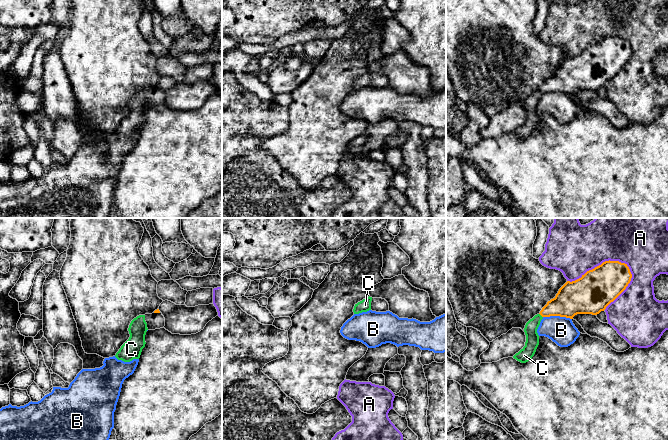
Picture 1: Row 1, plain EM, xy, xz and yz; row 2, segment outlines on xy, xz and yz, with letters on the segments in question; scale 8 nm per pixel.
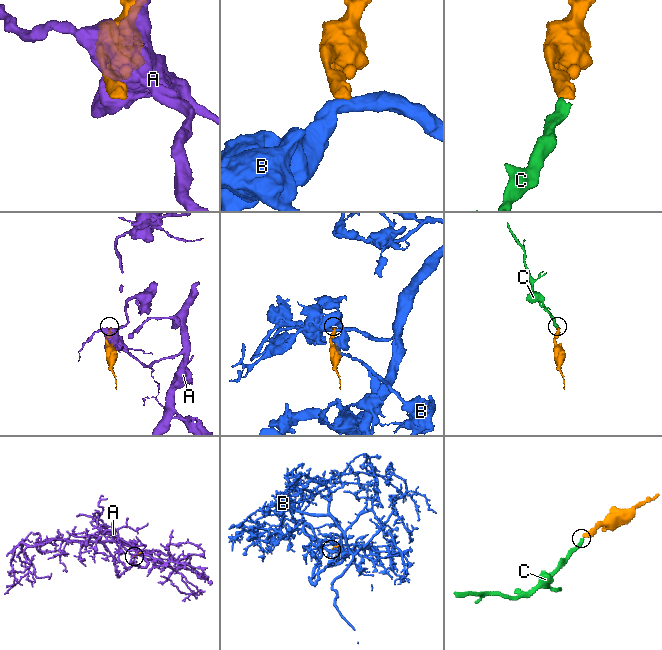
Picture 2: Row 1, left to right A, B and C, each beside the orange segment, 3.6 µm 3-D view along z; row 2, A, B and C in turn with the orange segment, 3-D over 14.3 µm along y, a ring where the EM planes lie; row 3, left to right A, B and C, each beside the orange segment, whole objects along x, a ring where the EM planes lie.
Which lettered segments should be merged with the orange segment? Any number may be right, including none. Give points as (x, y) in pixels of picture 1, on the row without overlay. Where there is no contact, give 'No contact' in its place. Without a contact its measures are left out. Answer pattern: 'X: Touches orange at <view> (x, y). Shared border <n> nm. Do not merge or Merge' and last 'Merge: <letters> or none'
A: Touches orange at yz (602, 39). Shared border 550 nm. Do not merge
B: Touches orange at yz (557, 91). Shared border 240 nm. Do not merge
C: Touches orange at yz (540, 90). Shared border 50 nm. Merge
Merge: C

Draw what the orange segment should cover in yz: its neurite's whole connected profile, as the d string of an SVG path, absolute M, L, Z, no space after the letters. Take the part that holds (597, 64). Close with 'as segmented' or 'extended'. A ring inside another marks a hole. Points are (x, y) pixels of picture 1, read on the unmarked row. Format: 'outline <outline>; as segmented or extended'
outline M609 36L587 47L581 54L567 57L540 89L526 99L525 122L513 134L521 139L532 135L539 121L537 105L544 93L573 95L577 90L597 91L626 65L631 54L627 40Z; extended

